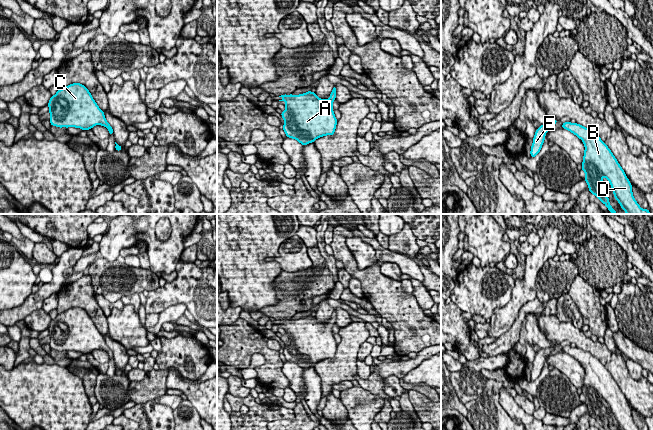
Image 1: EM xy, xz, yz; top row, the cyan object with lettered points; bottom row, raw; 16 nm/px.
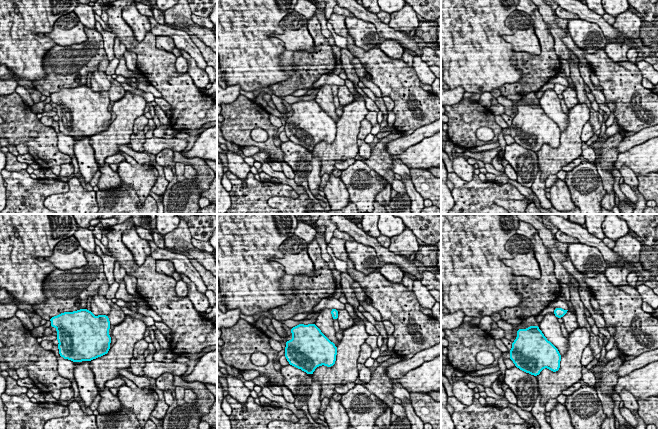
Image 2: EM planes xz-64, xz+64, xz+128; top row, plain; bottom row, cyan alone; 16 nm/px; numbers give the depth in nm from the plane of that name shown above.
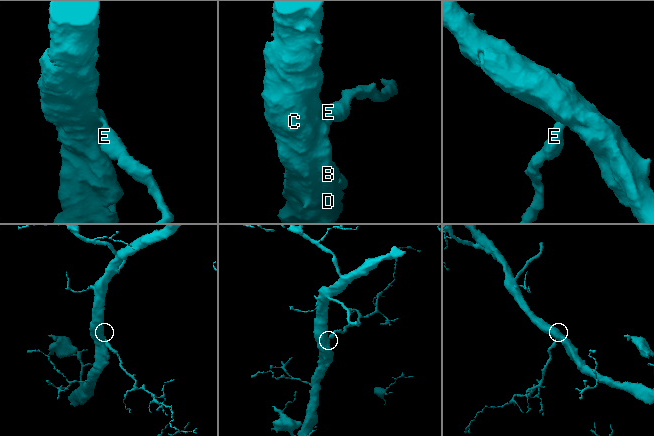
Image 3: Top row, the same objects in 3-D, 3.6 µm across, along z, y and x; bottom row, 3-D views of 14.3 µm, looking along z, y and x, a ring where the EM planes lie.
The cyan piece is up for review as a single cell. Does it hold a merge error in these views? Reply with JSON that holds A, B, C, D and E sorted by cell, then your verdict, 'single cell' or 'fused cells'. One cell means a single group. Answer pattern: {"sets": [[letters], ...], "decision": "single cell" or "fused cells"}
{"sets": [["A", "B", "C", "D", "E"]], "decision": "single cell"}

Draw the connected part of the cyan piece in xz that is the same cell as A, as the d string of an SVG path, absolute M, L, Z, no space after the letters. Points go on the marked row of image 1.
M334 87L330 98L323 100L317 97L316 93L311 90L300 95L281 95L282 100L286 102L286 109L282 111L281 116L284 119L283 130L289 138L299 141L302 145L315 142L319 137L331 135L333 136L337 124L337 119L333 112L333 101L336 98L336 88Z

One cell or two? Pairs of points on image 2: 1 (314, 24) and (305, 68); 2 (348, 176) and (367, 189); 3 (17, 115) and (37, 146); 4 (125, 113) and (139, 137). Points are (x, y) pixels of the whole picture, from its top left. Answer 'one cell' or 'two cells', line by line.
1: one cell
2: one cell
3: one cell
4: two cells

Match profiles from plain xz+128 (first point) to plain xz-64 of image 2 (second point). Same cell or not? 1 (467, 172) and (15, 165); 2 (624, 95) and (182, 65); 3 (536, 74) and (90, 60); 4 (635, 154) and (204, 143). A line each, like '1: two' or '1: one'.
1: one
2: two
3: one
4: one

